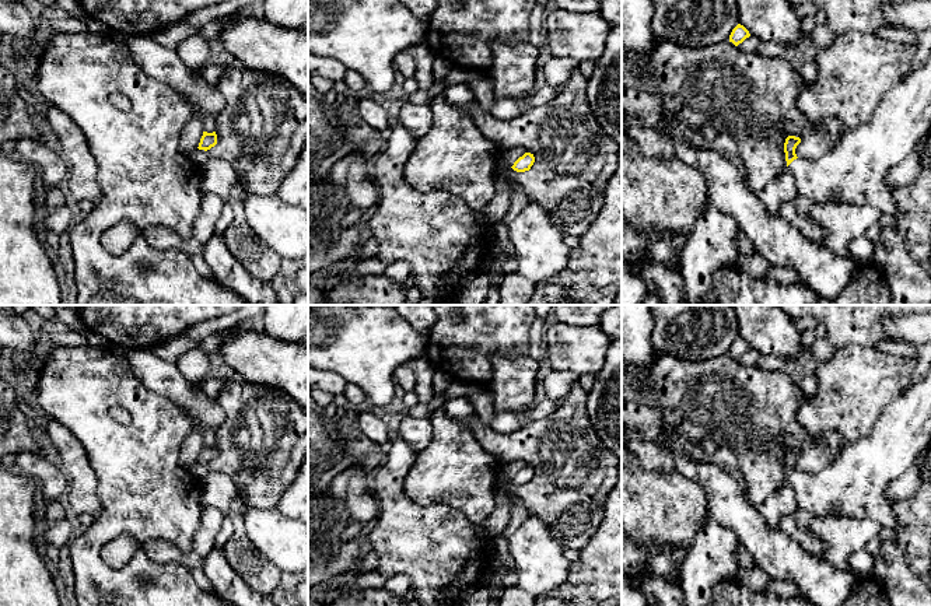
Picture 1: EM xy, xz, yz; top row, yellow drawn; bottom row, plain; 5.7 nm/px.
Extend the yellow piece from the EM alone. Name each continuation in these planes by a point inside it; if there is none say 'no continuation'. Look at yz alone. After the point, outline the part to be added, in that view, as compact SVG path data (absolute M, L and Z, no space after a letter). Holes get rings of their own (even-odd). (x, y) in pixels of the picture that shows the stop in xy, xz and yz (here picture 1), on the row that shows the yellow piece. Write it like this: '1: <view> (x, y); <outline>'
1: yz (853, 172); M931 53L917 70L885 92L872 118L846 132L837 146L816 161L794 160L787 169L795 179L799 196L818 204L868 204L882 216L896 218L897 206L885 183L886 174L903 162L931 129Z

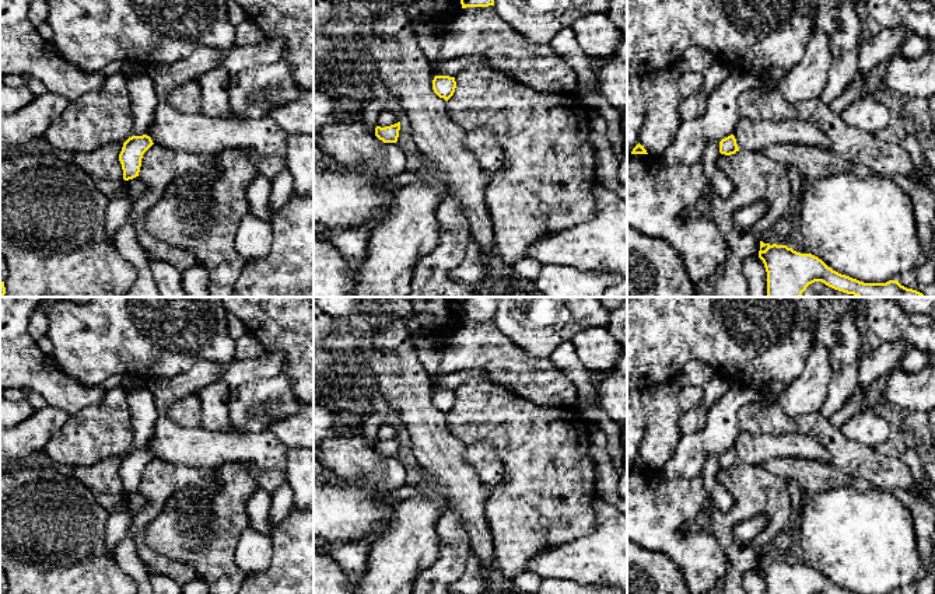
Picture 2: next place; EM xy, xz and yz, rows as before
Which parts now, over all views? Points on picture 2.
no continuation

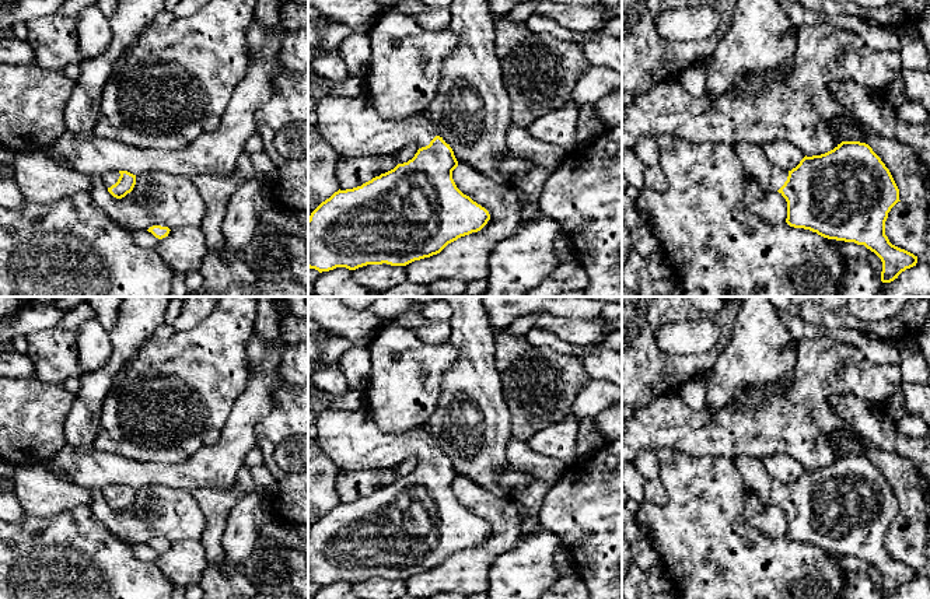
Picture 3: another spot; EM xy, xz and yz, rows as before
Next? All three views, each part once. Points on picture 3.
1: xz (352, 126); M366 97L328 98L317 104L314 113L317 115L322 139L335 148L339 157L394 154L408 144L416 144L422 148L429 146L436 136L441 137L436 123L426 118L424 113L417 113L402 120L384 119Z

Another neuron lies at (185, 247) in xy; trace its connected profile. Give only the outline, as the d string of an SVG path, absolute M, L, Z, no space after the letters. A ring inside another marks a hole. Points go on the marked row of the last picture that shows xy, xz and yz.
M182 225L171 228L169 234L158 241L155 249L175 272L186 274L200 270L207 242L199 225Z

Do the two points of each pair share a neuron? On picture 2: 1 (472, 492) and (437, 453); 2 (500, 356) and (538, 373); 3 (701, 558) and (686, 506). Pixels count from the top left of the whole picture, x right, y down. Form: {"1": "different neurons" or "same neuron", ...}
{"1": "same neuron", "2": "same neuron", "3": "same neuron"}

